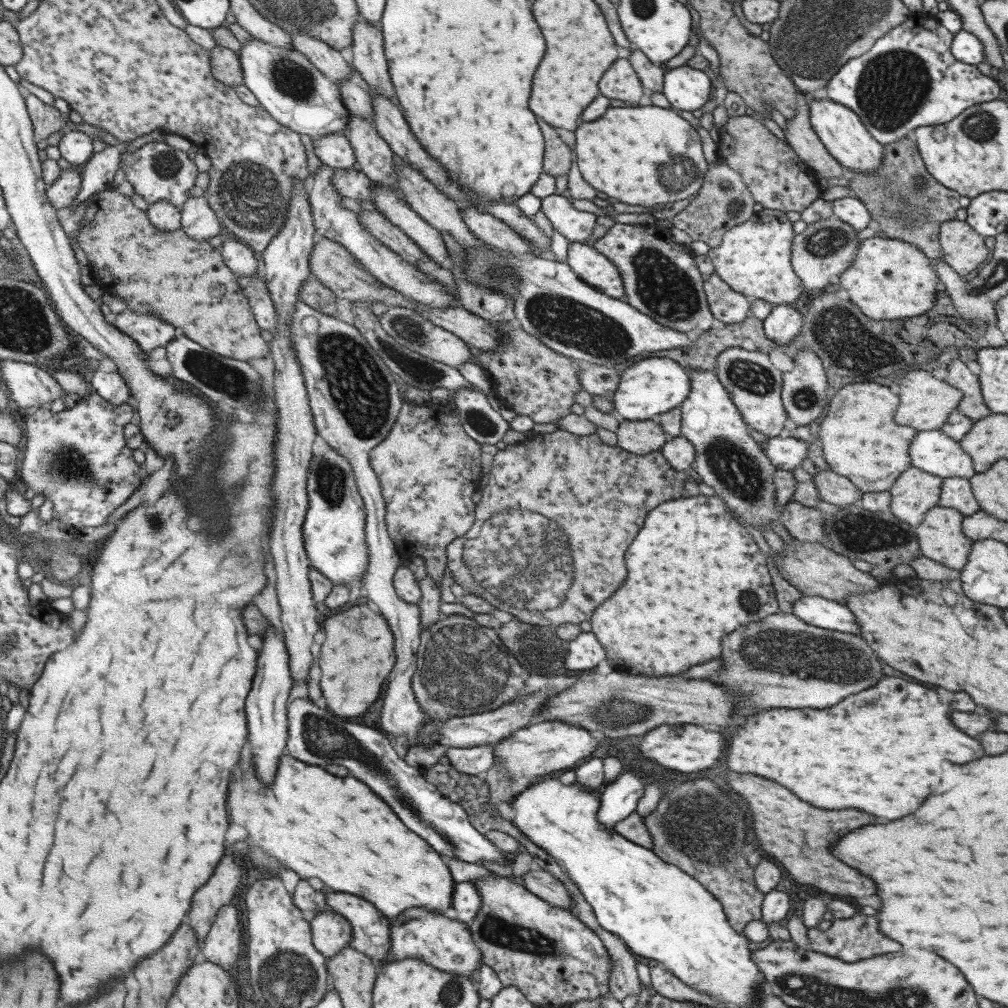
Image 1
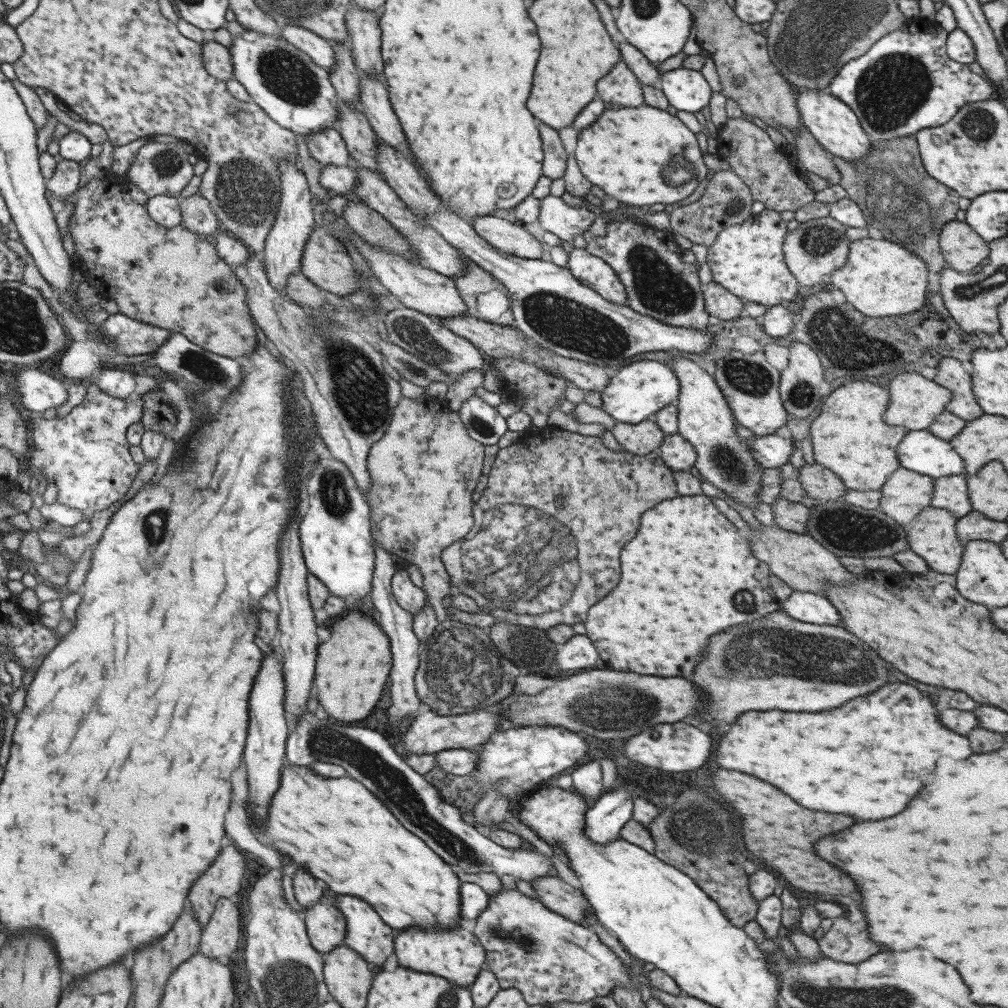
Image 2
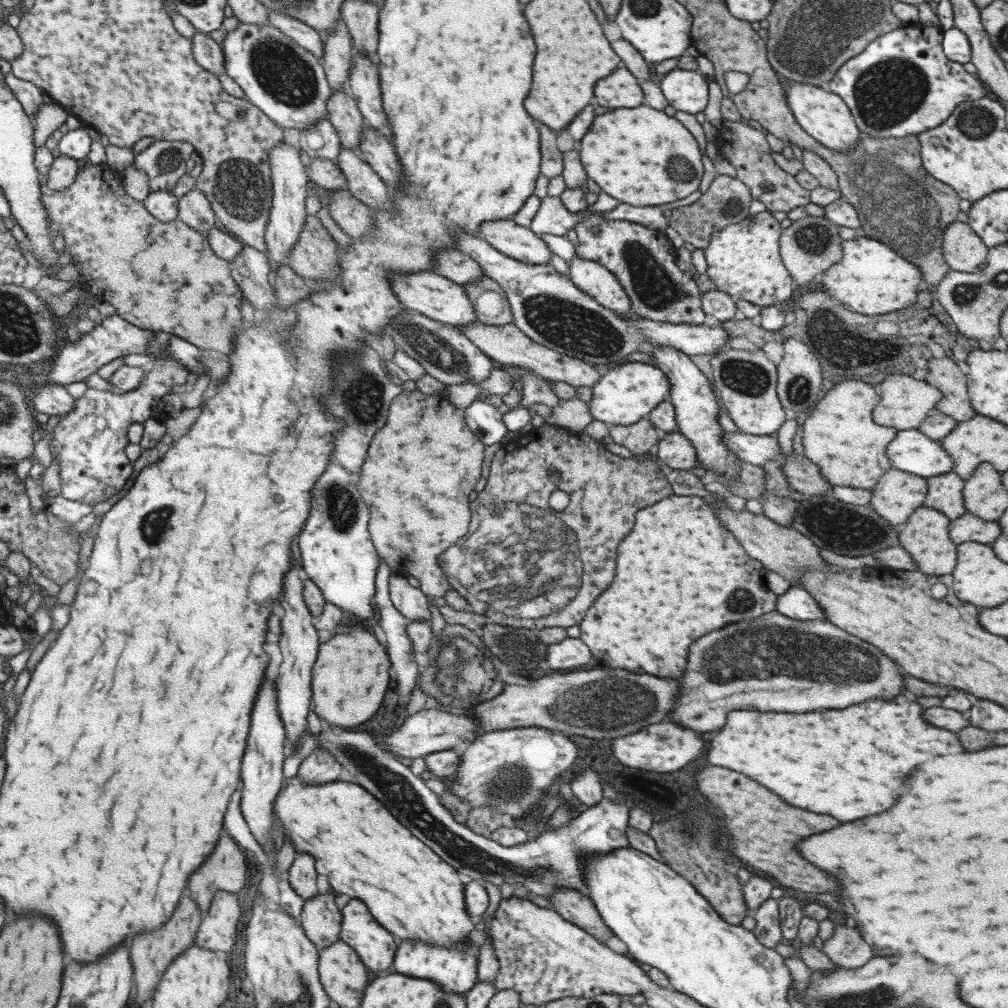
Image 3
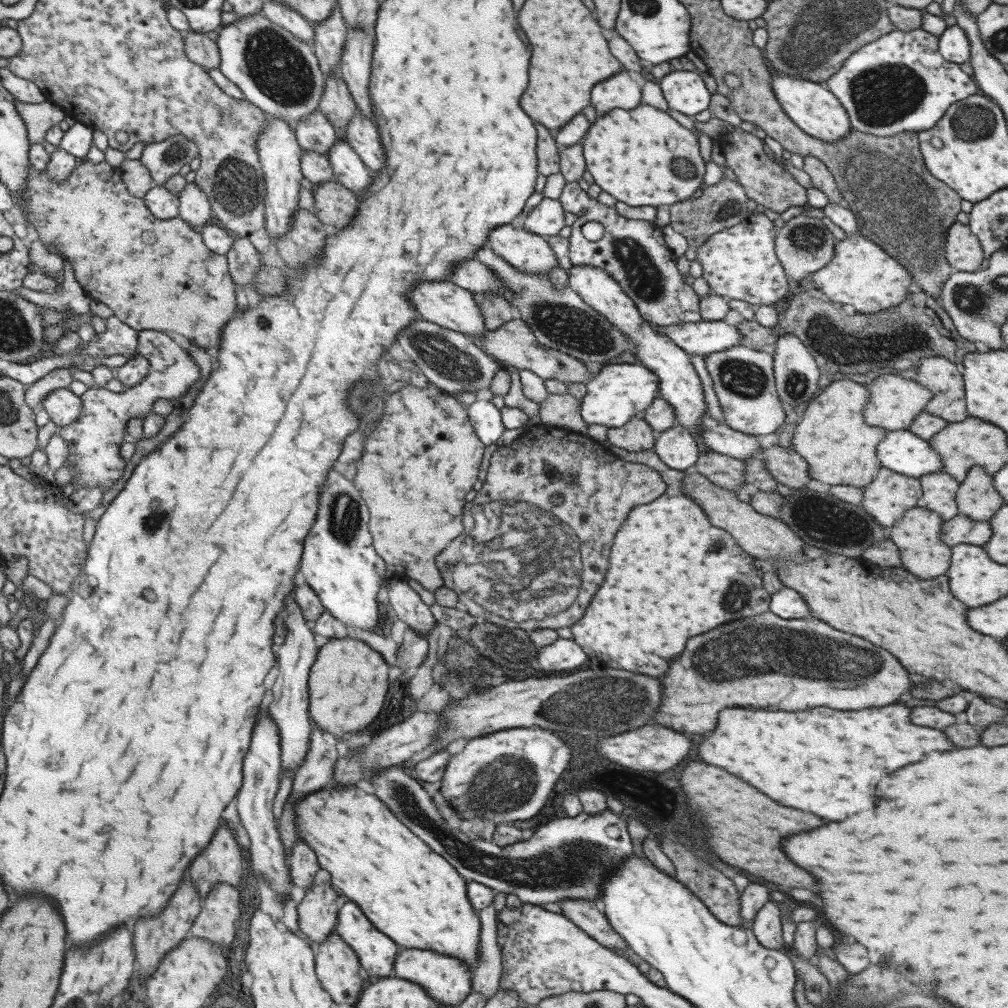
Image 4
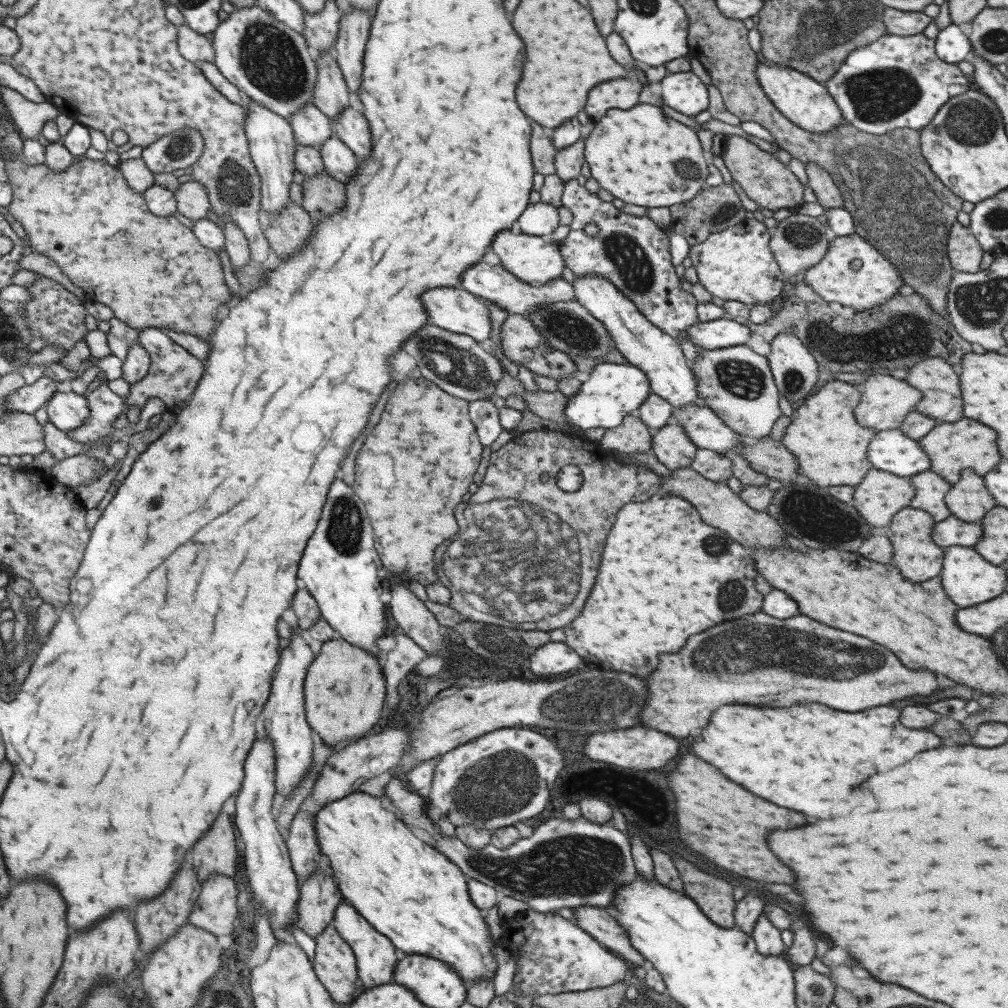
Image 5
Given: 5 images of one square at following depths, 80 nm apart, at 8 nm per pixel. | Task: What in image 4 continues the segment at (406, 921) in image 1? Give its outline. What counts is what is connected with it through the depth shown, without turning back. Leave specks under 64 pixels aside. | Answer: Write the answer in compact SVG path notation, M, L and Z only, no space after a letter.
M401 948L393 961L391 976L422 986L434 1001L442 1005L457 1006L472 990L470 968L461 959L441 956L431 950Z

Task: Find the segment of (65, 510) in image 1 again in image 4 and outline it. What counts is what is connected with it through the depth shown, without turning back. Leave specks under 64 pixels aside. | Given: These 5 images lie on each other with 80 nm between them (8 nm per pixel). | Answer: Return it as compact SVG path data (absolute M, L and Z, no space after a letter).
M143 330L137 331L137 354L143 356L149 362L147 375L139 381L131 389L126 389L125 392L110 392L104 387L89 388L81 394L81 410L79 416L73 419L73 422L65 426L58 427L56 433L63 439L67 447L67 467L73 469L72 479L60 486L62 496L68 497L77 488L95 488L102 486L105 490L111 488L113 483L123 475L125 469L125 461L121 458L117 451L122 442L121 437L125 432L127 421L130 418L143 419L151 412L151 405L157 399L178 400L185 395L189 388L193 388L193 384L199 379L199 368L185 350L175 345L169 336L162 332Z

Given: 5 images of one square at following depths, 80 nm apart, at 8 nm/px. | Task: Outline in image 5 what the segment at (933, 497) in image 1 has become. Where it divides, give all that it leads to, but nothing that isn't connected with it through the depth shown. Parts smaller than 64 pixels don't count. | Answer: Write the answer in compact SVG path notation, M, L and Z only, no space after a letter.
M870 469L863 480L854 486L853 508L871 527L887 526L891 517L908 506L915 496L910 477Z

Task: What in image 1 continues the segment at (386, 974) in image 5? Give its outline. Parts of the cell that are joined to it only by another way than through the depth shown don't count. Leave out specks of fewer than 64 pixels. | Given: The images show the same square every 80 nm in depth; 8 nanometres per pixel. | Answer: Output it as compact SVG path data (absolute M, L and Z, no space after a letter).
M327 890L326 907L348 920L352 939L348 948L367 956L375 963L389 958L390 923L369 902L349 893Z

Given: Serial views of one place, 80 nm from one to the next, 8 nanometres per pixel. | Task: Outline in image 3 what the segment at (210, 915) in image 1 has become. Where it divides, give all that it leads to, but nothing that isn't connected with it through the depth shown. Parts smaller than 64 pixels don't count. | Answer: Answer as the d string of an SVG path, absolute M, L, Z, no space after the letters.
M225 833L215 843L210 855L199 869L189 876L187 888L201 914L206 913L213 895L223 890L239 892L245 884L245 859L239 848Z

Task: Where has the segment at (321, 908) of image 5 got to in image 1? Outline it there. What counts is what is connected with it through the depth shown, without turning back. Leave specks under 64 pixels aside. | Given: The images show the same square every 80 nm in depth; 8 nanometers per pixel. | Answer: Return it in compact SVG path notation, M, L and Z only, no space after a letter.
M328 907L318 912L309 924L311 944L326 959L337 955L352 939L348 920Z

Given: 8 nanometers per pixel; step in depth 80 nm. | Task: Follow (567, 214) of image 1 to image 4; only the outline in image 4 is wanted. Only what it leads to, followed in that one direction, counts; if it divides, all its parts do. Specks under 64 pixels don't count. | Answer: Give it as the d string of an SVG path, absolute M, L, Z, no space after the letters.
M542 197L539 204L517 225L544 238L555 236L565 226L564 208L558 200Z

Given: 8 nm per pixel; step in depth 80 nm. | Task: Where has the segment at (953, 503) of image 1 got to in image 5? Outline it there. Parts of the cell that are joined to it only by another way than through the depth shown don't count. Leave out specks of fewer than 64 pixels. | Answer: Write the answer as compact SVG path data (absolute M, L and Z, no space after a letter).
M924 471L911 476L910 481L915 489L915 496L908 504L909 507L928 512L935 523L950 515L944 496L952 485L944 478L929 471Z

